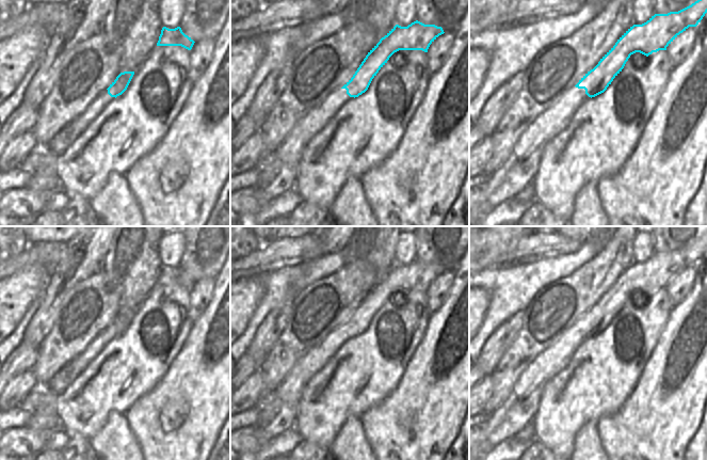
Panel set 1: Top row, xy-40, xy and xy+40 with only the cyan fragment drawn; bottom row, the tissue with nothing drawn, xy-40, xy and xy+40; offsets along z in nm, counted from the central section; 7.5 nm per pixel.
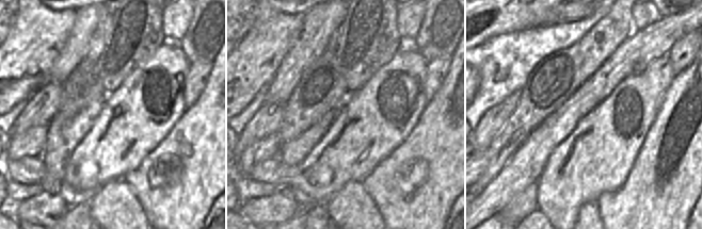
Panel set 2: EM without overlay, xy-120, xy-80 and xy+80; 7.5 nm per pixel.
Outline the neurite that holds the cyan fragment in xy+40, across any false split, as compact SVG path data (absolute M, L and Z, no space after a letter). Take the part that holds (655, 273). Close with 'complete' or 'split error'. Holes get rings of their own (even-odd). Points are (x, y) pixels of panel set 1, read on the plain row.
M707 234L678 251L655 253L646 261L630 266L593 308L588 311L555 345L532 362L515 384L511 397L488 416L485 429L489 446L495 447L508 439L514 438L529 424L533 423L545 386L568 365L575 352L584 340L607 329L613 318L622 311L631 294L640 291L648 296L653 291L666 289L666 286L680 272L689 266L696 266L706 252Z; split error

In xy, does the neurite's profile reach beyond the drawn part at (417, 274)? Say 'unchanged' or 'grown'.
grown

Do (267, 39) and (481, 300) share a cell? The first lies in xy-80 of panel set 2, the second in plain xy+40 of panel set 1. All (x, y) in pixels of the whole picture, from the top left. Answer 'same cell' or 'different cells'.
same cell

